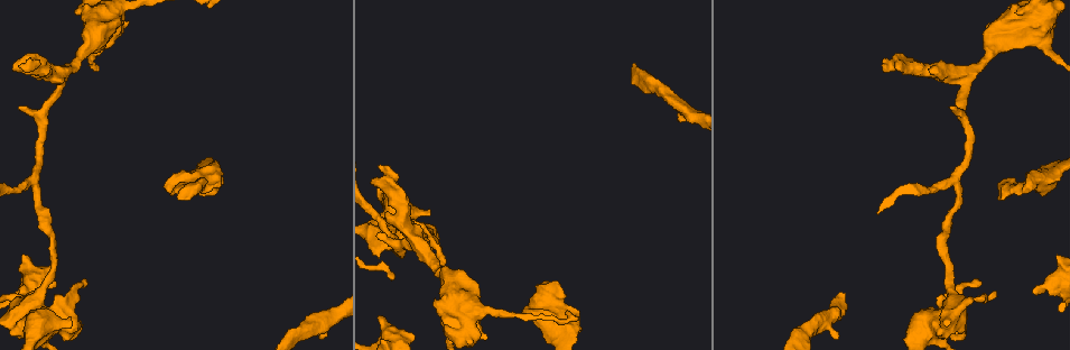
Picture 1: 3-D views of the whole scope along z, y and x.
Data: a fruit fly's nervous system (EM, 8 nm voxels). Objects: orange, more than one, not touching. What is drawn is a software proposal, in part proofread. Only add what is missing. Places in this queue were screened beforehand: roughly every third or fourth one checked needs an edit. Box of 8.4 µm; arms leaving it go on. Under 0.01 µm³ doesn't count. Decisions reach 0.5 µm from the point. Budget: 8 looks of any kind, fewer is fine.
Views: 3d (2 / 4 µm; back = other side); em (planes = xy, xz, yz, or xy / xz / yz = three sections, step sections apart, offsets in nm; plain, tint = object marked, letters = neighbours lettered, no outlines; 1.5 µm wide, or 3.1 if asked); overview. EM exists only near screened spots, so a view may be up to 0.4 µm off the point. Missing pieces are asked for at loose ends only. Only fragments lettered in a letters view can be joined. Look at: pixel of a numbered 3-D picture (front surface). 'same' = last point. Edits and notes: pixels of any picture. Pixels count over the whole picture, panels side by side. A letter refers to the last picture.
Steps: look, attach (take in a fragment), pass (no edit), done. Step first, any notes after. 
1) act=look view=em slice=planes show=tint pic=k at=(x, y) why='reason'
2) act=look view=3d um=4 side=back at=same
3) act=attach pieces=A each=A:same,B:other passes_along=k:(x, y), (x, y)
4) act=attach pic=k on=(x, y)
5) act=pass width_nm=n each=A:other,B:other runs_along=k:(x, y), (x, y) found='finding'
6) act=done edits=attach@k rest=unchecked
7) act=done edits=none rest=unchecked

act=look view=3d um=4 pic=1 at=(72, 323) why='thick end'

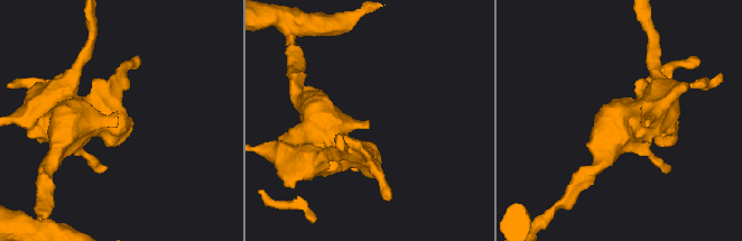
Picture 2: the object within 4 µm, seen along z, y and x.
act=look view=em slice=planes show=tint pic=2 at=(368, 123)

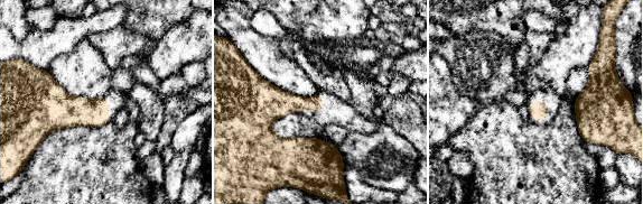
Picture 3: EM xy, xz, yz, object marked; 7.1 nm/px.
act=look view=em slice=planes show=letters at=same why='what lies round it'

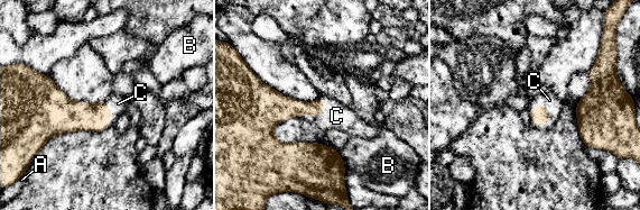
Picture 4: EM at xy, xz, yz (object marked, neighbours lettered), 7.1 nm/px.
act=attach pieces=C longest_contact=C:190nm each=A:other,B:other,C:same passes_along=4:(539, 115), (547, 120), (549, 100) found='it goes on there'

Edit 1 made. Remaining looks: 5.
act=look view=em slice=planes show=letters pic=1 at=(1035, 290) why='branch stops here'

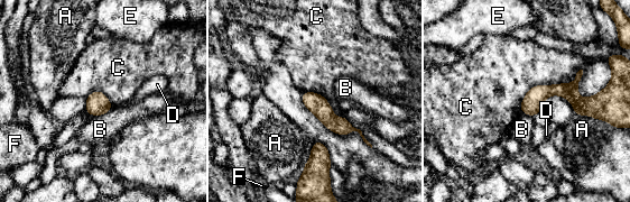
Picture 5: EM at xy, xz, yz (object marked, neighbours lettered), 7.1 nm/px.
act=pass each=A:other,B:other,C:other,D:other,E:other,F:other border=5:(607, 85), (519, 111) found='no lettered fragment goes on from it'

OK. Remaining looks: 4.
act=look view=em slice=planes show=tint pic=1 at=(1054, 26) why='stops while still wide'

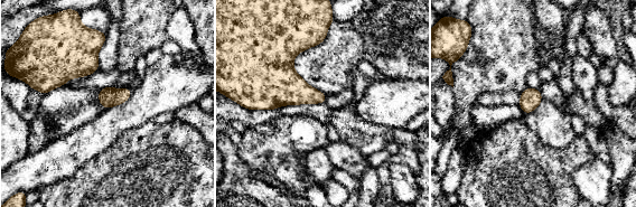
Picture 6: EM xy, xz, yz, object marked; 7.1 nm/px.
act=look view=em slice=planes show=letters at=same why='see the neighbours'

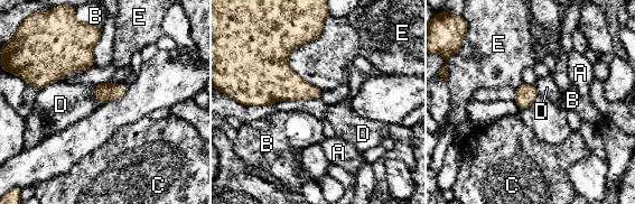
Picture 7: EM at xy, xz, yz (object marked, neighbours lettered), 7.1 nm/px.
act=pass each=A:other,B:other,C:other,D:other,E:other border=7:(59, 80), (45, 85), (39, 91) found='no lettered fragment goes on from it'

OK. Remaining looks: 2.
act=done edits=attach@4 rest=unchecked

